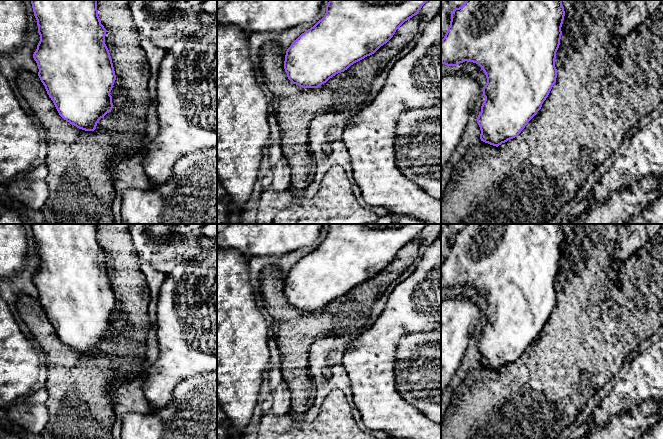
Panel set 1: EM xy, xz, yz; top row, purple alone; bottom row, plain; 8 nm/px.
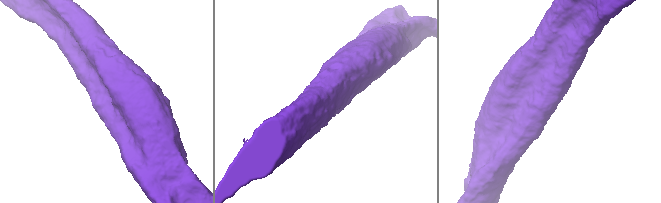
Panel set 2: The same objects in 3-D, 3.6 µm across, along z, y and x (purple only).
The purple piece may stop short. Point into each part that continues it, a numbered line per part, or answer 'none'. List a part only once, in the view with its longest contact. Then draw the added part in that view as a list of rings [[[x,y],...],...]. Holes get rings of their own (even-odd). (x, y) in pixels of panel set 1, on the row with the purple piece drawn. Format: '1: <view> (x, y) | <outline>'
none

